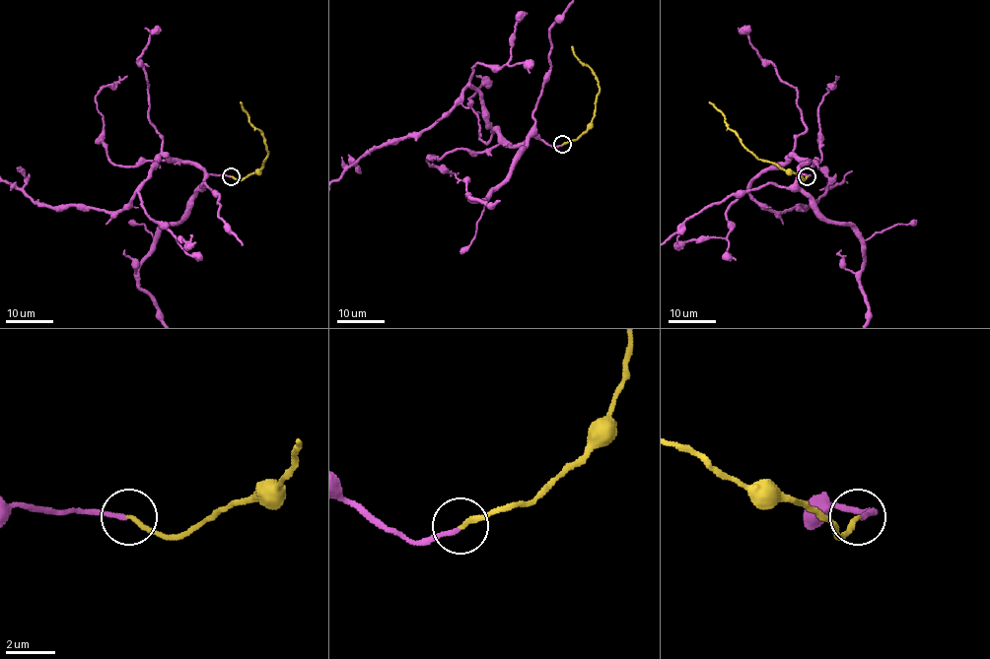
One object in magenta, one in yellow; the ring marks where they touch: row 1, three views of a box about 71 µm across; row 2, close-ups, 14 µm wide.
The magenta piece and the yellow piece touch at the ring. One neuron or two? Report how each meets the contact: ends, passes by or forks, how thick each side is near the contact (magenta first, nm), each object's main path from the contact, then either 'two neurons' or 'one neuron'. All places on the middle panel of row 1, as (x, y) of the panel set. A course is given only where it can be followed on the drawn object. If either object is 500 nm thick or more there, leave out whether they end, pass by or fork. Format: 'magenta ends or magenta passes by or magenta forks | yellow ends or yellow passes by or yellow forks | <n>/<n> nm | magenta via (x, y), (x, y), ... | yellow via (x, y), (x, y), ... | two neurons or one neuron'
magenta ends | yellow ends | 170/190 nm | yellow via (562, 144), (574, 140), (588, 128), (600, 90), (597, 78), (574, 54), (572, 46) | one neuron

